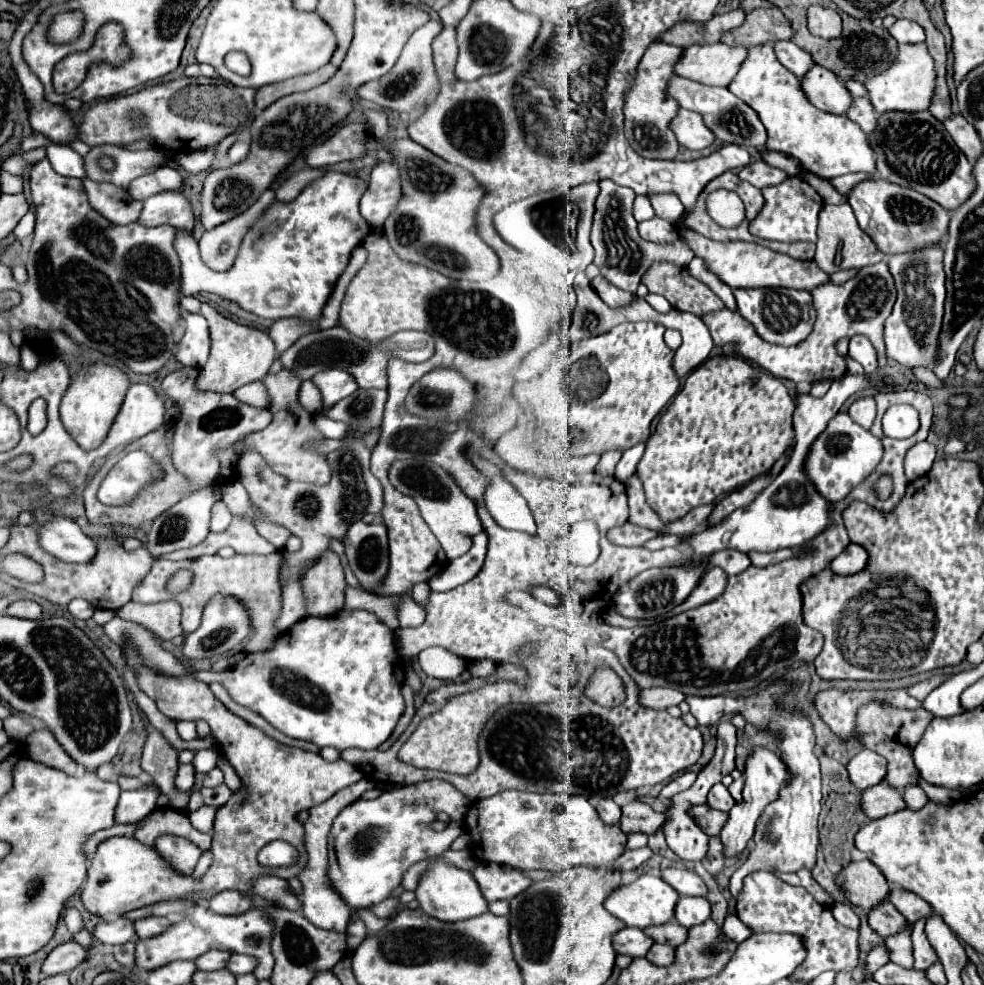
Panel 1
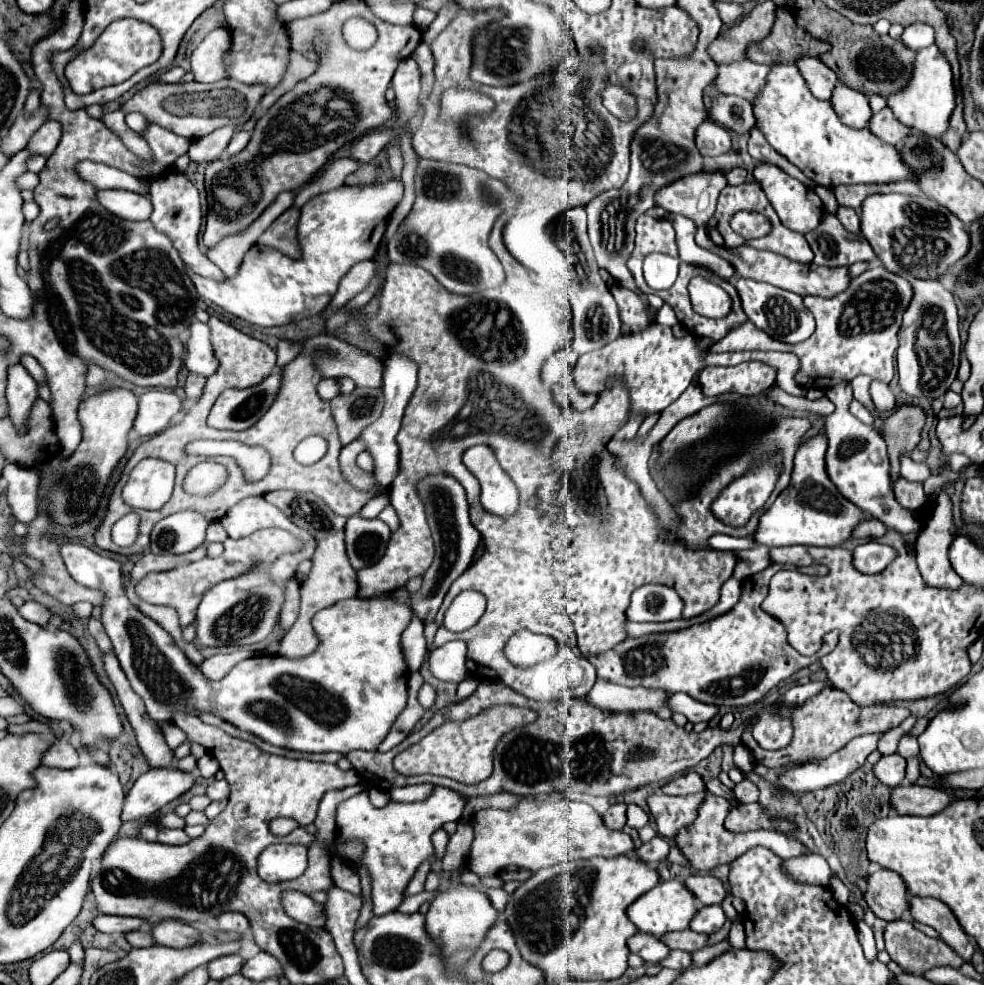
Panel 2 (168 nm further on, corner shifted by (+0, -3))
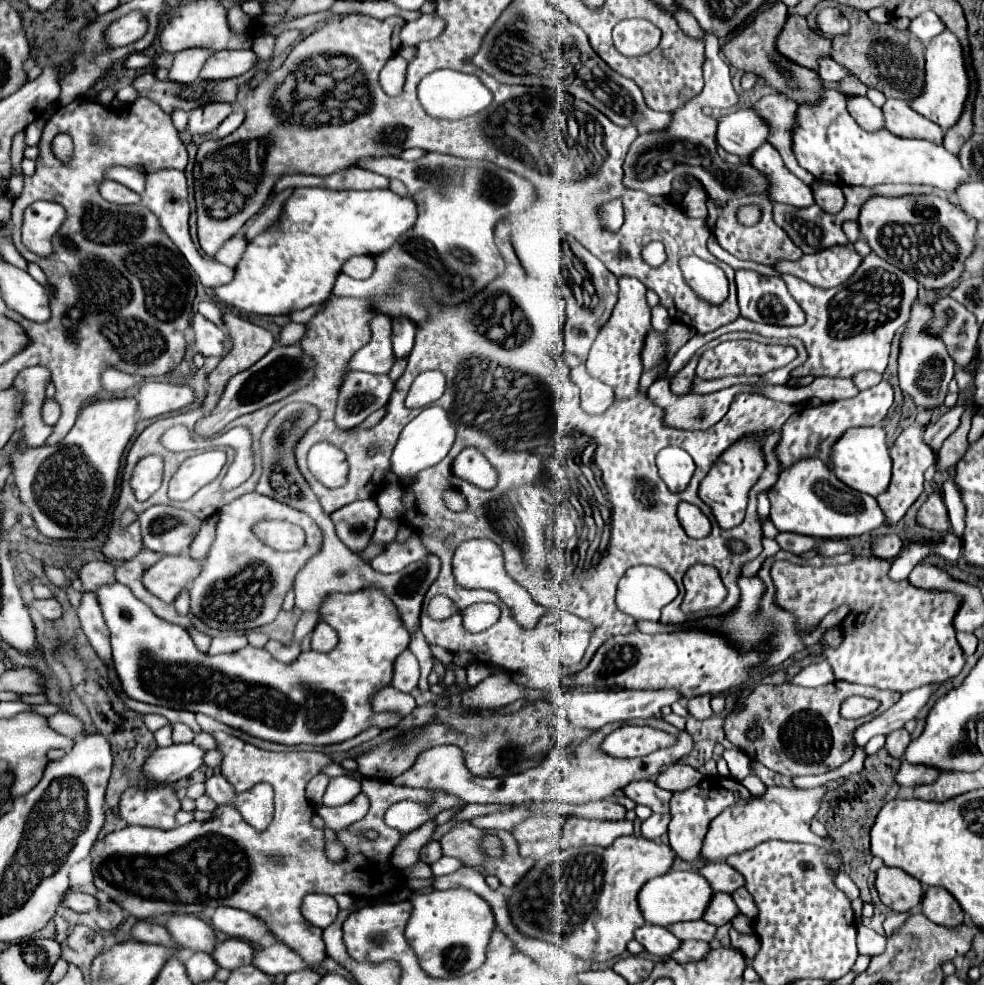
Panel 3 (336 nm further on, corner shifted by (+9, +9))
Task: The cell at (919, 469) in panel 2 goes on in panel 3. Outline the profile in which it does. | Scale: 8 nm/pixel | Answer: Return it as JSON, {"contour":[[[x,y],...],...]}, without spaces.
{"contour":[[[870,370],[858,372],[858,374],[852,378],[852,382],[854,382],[854,386],[856,386],[858,390],[868,390],[868,388],[876,386],[880,380],[882,380],[882,376],[876,374],[876,372],[870,372]]]}

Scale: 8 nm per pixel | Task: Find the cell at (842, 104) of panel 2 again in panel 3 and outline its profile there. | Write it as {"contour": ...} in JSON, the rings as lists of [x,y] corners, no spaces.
{"contour":[[[848,94],[846,96],[846,108],[852,114],[852,118],[856,120],[858,126],[862,126],[864,130],[880,130],[884,128],[882,122],[882,112],[878,106],[874,106],[866,96],[860,94]]]}

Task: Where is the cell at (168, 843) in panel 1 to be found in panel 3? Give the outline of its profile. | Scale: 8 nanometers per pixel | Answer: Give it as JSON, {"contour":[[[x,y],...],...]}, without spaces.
{"contour":[[[170,786],[128,788],[120,798],[118,814],[126,824],[150,826],[160,830],[172,830],[176,826],[176,812],[180,800]]]}

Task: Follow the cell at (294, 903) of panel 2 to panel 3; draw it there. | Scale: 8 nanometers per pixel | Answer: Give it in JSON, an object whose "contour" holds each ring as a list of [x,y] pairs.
{"contour":[[[310,892],[310,894],[304,896],[300,912],[310,924],[314,924],[318,928],[328,928],[338,914],[338,904],[328,894]]]}

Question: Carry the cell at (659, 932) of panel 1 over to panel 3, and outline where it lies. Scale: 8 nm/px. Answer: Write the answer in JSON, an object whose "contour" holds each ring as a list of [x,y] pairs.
{"contour":[[[692,920],[692,922],[676,922],[676,924],[668,926],[668,930],[678,940],[704,940],[704,942],[710,942],[714,938],[716,926],[712,926],[704,920]]]}

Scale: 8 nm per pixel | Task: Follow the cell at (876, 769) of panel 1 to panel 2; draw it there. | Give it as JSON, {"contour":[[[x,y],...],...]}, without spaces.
{"contour":[[[899,754],[885,756],[873,766],[873,770],[875,770],[875,776],[883,784],[895,788],[895,786],[903,784],[903,780],[905,780],[905,758]]]}

